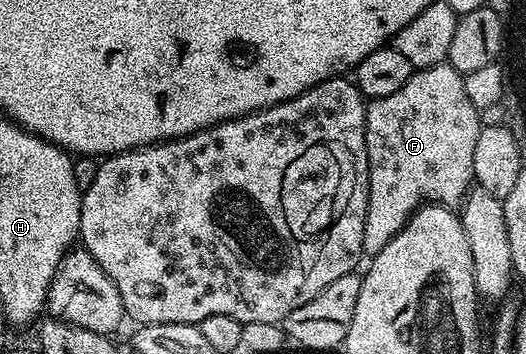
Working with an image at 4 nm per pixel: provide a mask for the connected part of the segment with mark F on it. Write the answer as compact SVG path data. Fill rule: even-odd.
M449 64L429 66L427 70L415 69L400 92L375 98L367 105L368 204L362 245L367 255L381 252L423 203L454 208L465 199L474 182L472 155L476 152L476 136L480 136L481 131L479 111L472 100L468 100L468 92L464 92L464 77Z

